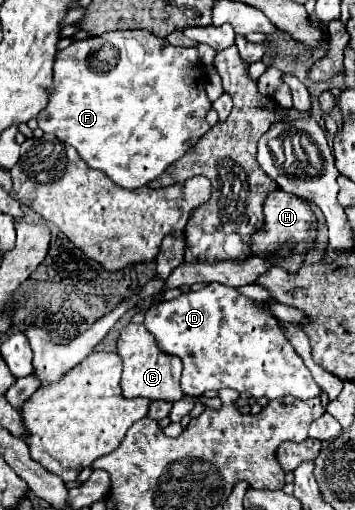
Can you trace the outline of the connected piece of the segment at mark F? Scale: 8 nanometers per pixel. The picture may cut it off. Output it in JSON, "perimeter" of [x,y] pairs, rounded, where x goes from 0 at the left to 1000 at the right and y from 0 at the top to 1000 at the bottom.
{"perimeter":[[[377,59],[377,63],[299,63],[287,71],[203,82],[192,94],[163,98],[163,110],[152,118],[152,161],[141,169],[135,204],[101,227],[101,235],[107,235],[107,251],[118,251],[124,259],[141,259],[158,271],[169,271],[175,278],[208,286],[225,302],[225,310],[254,329],[299,337],[310,345],[310,353],[321,353],[344,369],[394,369],[394,365],[411,365],[423,353],[445,349],[479,322],[507,314],[592,255],[592,247],[580,239],[580,224],[586,224],[592,212],[597,212],[597,204],[592,204],[592,196],[580,188],[580,176],[575,176],[558,98],[552,94],[501,94],[501,90],[485,90],[468,75],[445,75],[445,71],[434,71],[423,63],[406,63],[406,59]]]}

